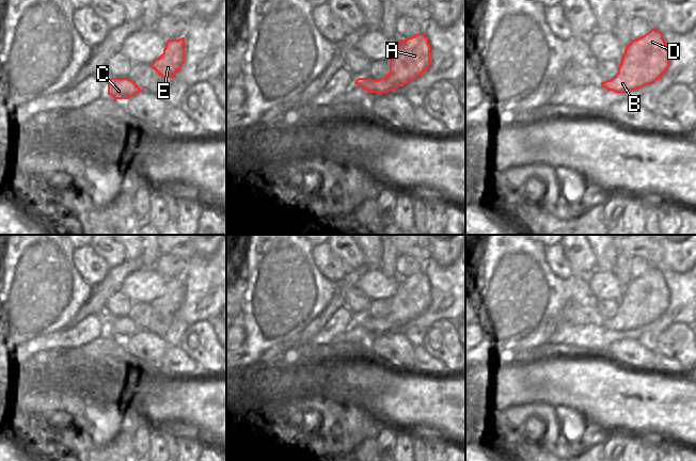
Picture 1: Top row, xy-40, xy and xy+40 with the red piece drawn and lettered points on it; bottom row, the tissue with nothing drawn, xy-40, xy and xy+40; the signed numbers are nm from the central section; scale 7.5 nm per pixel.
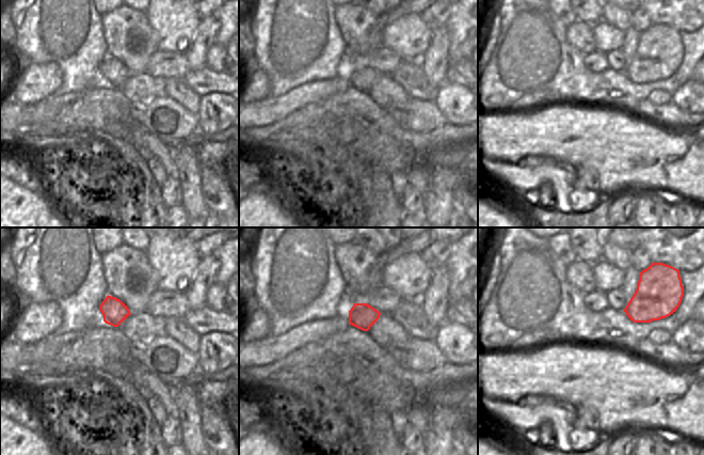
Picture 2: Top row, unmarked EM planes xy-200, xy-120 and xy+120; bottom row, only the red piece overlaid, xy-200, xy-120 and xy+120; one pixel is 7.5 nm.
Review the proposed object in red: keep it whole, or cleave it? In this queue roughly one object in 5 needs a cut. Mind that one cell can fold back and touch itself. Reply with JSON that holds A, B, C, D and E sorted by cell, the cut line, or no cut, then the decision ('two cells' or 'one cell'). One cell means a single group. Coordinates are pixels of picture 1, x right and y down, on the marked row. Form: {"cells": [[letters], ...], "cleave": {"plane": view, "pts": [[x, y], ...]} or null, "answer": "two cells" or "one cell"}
{"cells": [["A", "B", "C", "D", "E"]], "cleave": null, "answer": "one cell"}

